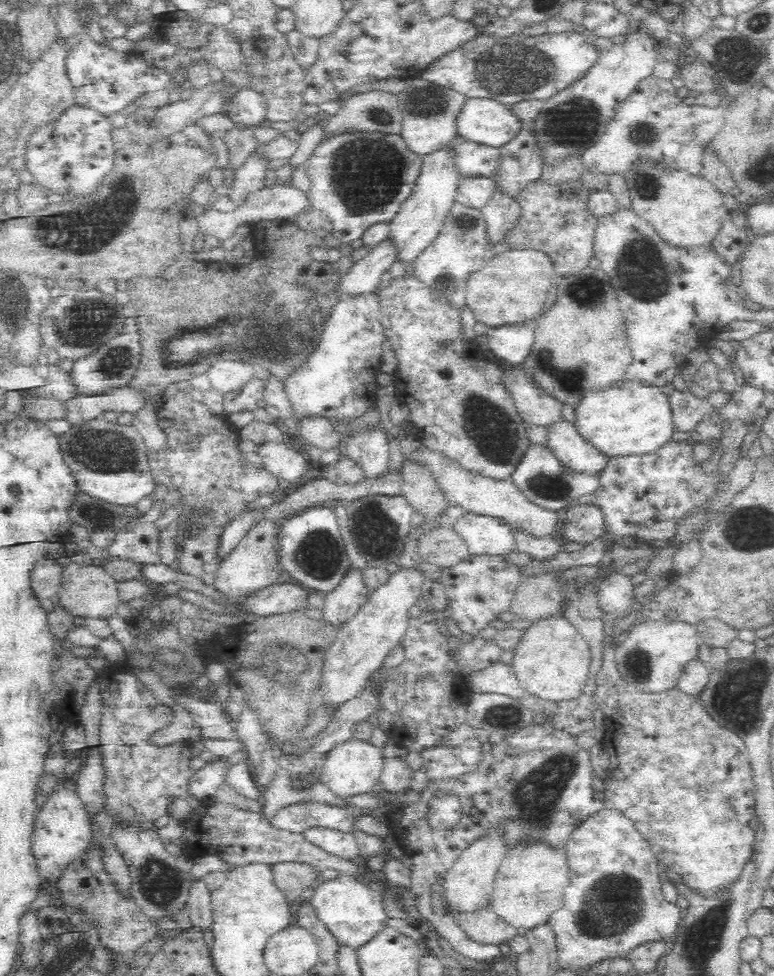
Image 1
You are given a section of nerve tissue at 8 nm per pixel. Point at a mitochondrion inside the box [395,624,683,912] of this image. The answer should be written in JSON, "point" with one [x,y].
{"point":[537,800]}

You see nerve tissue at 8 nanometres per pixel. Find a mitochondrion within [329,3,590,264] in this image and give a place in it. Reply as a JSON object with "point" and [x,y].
{"point":[517,68]}

